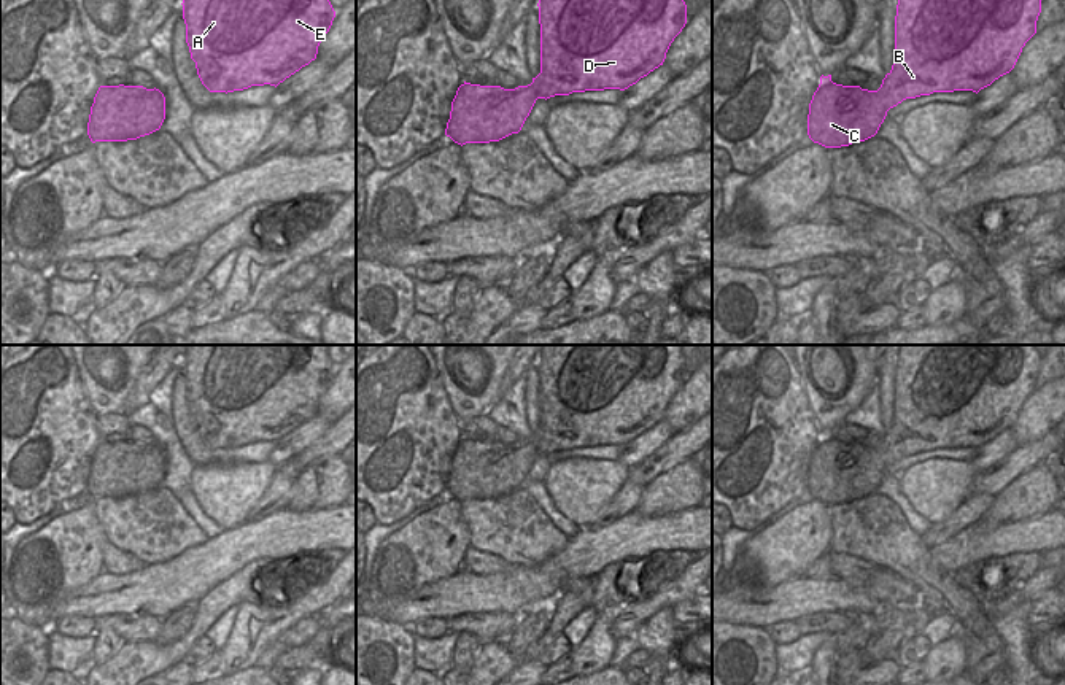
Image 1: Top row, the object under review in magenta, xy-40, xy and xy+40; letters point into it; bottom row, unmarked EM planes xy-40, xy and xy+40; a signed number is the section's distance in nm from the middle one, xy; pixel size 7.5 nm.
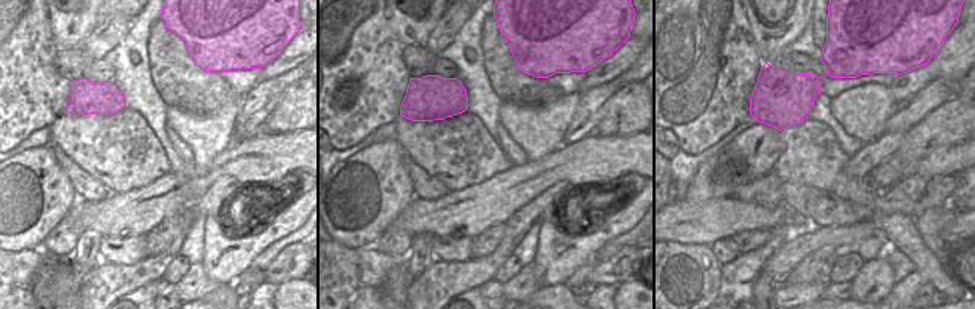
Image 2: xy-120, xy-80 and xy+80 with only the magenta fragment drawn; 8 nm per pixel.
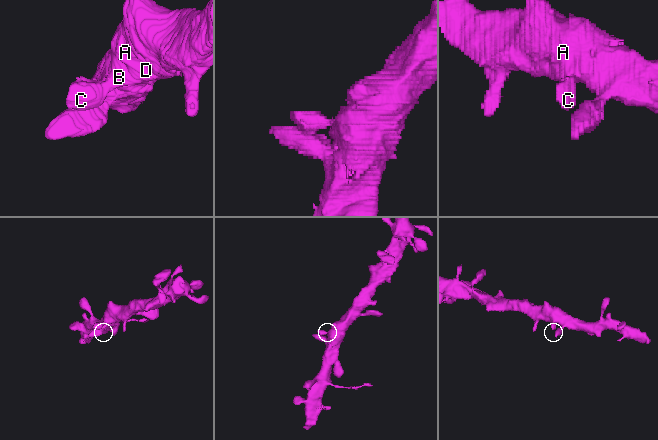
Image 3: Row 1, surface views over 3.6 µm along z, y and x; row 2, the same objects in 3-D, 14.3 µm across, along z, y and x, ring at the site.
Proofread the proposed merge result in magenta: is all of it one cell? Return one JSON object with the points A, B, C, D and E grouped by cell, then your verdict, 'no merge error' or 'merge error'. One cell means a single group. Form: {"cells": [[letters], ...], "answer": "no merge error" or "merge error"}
{"cells": [["A", "B", "C", "D", "E"]], "answer": "no merge error"}

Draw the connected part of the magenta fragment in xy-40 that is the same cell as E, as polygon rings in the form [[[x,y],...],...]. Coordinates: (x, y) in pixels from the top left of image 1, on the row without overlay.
[[[188,345],[183,354],[186,399],[210,448],[278,442],[316,415],[335,367],[327,345]]]

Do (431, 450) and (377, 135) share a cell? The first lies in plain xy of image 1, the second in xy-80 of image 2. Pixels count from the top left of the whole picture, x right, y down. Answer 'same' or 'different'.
different

